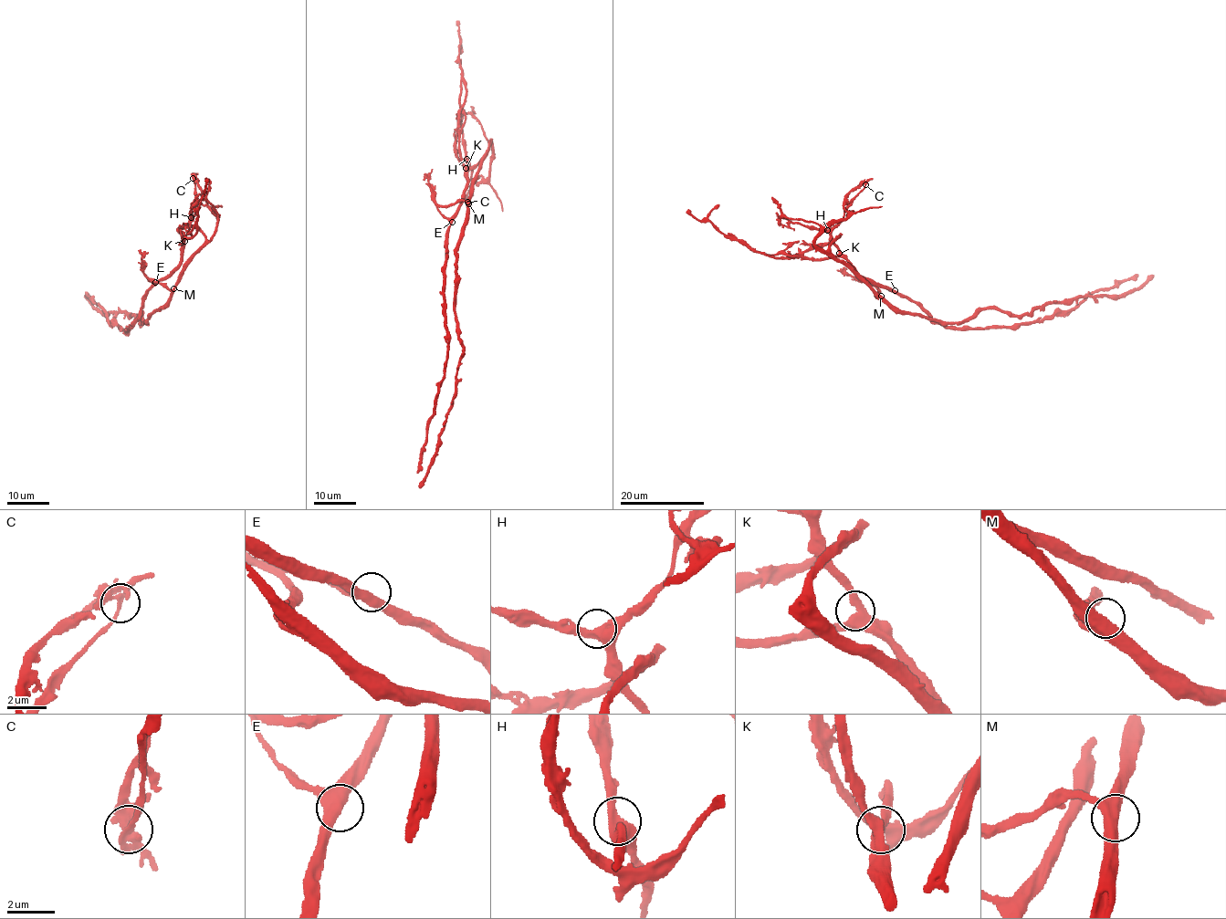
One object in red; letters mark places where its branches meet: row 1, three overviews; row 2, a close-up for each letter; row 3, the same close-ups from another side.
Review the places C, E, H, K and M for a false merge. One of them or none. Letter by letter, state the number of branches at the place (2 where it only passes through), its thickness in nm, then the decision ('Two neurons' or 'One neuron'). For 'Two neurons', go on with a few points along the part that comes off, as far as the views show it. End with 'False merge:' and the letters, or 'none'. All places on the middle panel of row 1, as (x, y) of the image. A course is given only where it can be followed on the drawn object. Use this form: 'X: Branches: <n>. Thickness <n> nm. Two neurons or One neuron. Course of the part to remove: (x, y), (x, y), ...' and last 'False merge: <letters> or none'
C: Branches: 4. Thickness 280 nm. Two neurons. Course of the part to remove: (467, 202), (472, 169), (467, 161), (468, 182), (446, 238), (445, 377), (440, 382), (417, 473)
E: Branches: 3. Thickness 400 nm. One neuron
H: Branches: 3. Thickness 400 nm. One neuron
K: Branches: 3. Thickness 360 nm. One neuron
M: Branches: 3. Thickness 400 nm. One neuron
False merge: C

